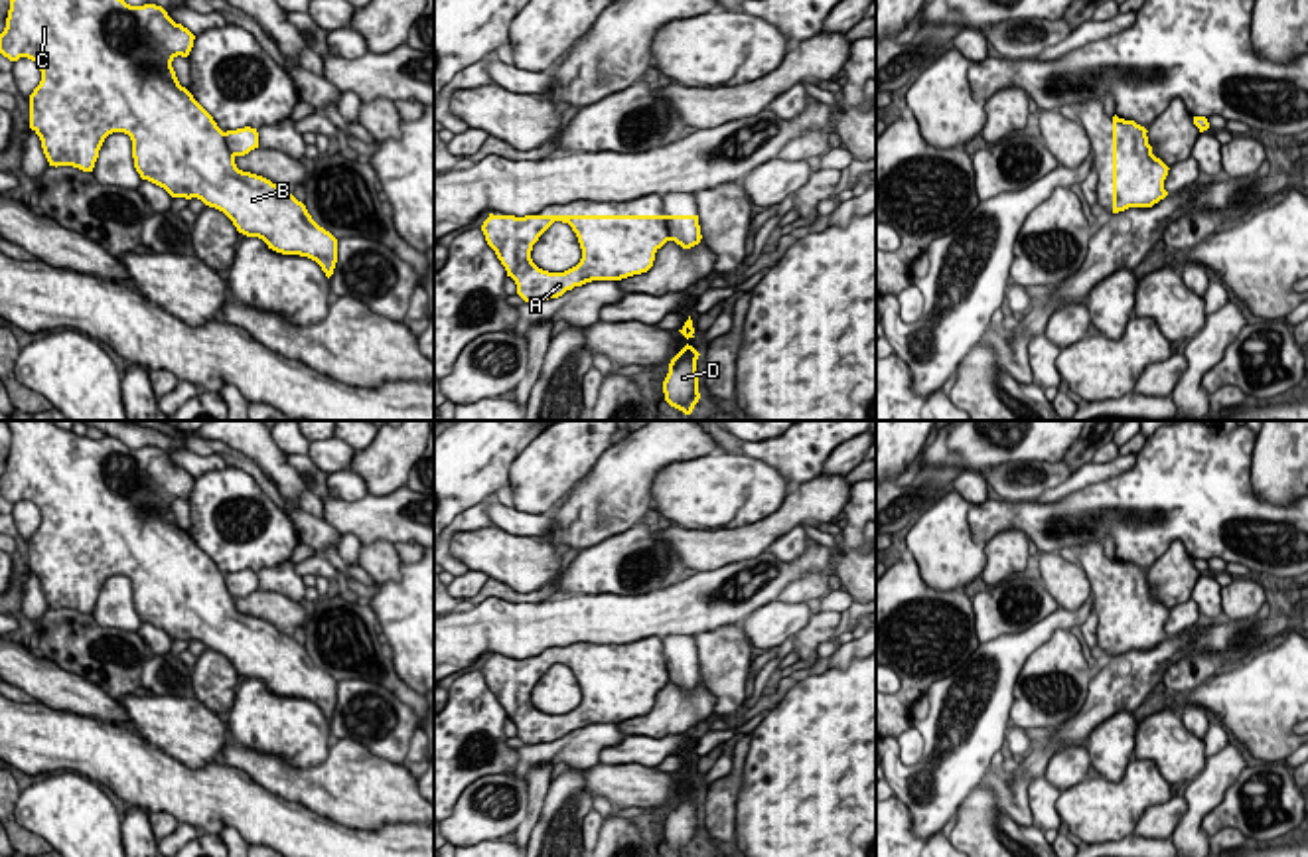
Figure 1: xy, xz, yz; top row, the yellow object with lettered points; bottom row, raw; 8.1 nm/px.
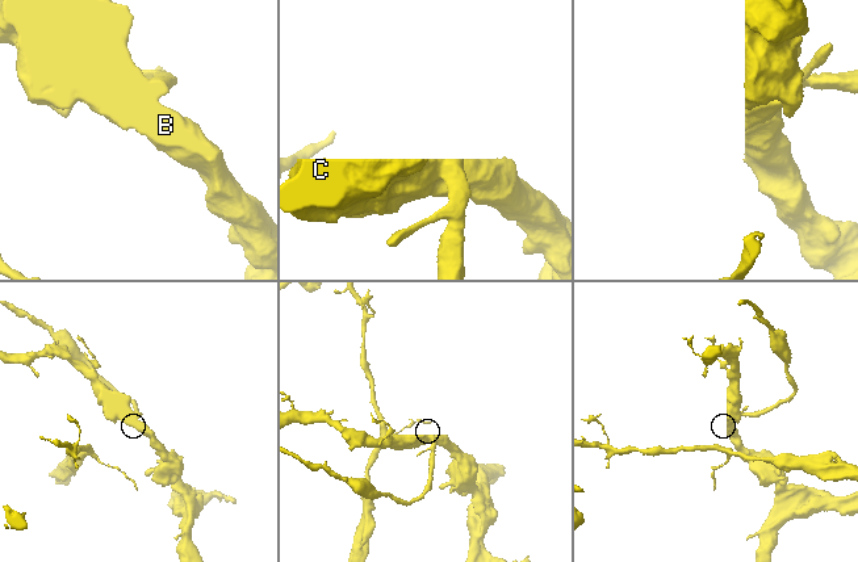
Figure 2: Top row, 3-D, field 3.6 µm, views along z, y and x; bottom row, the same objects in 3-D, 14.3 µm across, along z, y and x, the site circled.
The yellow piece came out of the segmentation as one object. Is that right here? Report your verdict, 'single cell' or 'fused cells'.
fused cells

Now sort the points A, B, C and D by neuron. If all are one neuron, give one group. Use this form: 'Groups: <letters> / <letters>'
Groups: A B C / D

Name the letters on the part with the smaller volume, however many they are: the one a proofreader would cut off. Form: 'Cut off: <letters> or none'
Cut off: D

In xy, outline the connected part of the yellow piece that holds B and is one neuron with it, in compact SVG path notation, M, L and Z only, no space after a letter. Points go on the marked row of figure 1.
M10 0L6 28L0 34L0 53L10 61L28 57L37 63L41 81L30 95L30 128L39 136L49 166L73 166L93 172L105 138L124 132L132 140L134 168L142 180L164 188L172 197L197 197L223 211L239 233L262 239L268 249L282 255L300 255L316 261L326 276L337 263L337 239L320 227L306 205L282 192L270 180L243 172L235 160L217 152L209 136L217 122L180 85L172 61L187 57L195 36L176 24L162 6L130 6L124 0Z

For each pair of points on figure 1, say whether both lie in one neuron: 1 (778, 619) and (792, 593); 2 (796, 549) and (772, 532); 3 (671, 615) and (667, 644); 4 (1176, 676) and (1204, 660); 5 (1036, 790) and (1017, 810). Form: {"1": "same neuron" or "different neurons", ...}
{"1": "different neurons", "2": "different neurons", "3": "different neurons", "4": "same neuron", "5": "different neurons"}

